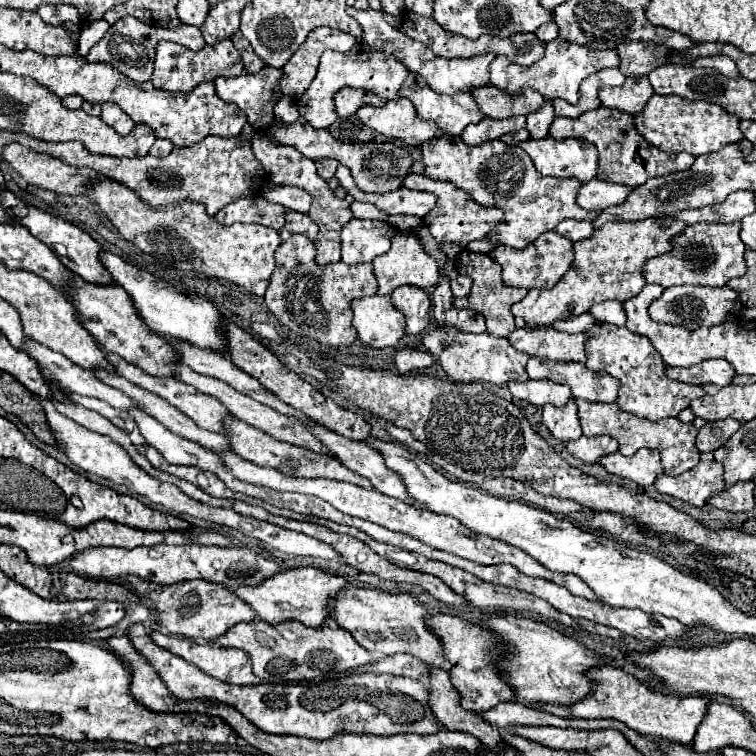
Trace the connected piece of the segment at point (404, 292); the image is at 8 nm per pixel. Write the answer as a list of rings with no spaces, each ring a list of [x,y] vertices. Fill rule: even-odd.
[[[401,286],[393,290],[391,304],[403,312],[407,320],[407,334],[421,334],[429,326],[429,310],[431,300],[425,290],[415,286]]]

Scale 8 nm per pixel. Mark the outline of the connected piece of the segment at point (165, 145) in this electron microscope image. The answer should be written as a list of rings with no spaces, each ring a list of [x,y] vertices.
[[[157,140],[157,142],[151,146],[149,154],[151,154],[151,156],[167,156],[171,150],[173,150],[173,144],[171,144],[169,140]]]

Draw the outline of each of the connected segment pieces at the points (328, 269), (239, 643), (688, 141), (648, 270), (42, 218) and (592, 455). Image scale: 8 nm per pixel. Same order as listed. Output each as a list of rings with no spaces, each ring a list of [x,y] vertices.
[[[293,236],[285,240],[275,252],[275,272],[267,288],[267,308],[271,314],[293,334],[313,340],[327,348],[347,348],[355,342],[357,332],[351,324],[351,300],[373,296],[377,292],[377,280],[371,264],[347,266],[335,262],[329,266],[315,264],[313,242],[305,236]]]
[[[255,620],[249,624],[235,624],[221,638],[215,640],[223,648],[241,648],[249,654],[253,664],[253,674],[263,682],[281,684],[283,682],[303,682],[315,680],[315,676],[323,676],[329,672],[351,672],[357,666],[369,664],[375,660],[371,652],[361,648],[355,638],[331,624],[323,624],[319,628],[311,628],[299,624],[297,620],[285,620],[283,624],[267,624],[263,620]]]
[[[655,94],[643,112],[635,116],[637,130],[647,138],[651,146],[661,148],[663,152],[687,152],[693,156],[711,154],[719,148],[739,142],[743,138],[739,130],[739,118],[723,112],[723,108],[705,102],[691,102],[679,96],[659,96]]]
[[[741,222],[735,224],[695,224],[689,226],[683,234],[673,238],[673,250],[667,254],[661,254],[657,258],[647,260],[643,268],[643,276],[647,282],[659,284],[663,288],[669,286],[681,286],[681,284],[693,284],[693,286],[725,286],[731,278],[743,276],[745,266],[745,244],[739,238]]]
[[[29,206],[29,216],[27,218],[19,218],[19,224],[27,226],[29,232],[33,236],[37,236],[49,248],[53,248],[55,244],[61,244],[65,248],[65,254],[57,254],[59,260],[63,260],[63,264],[67,264],[67,268],[71,268],[71,272],[75,272],[83,280],[87,280],[91,284],[111,284],[113,282],[111,280],[111,274],[107,274],[107,270],[99,262],[101,246],[87,232],[79,230],[75,224],[65,222],[63,218],[57,218],[57,216],[49,214],[49,212],[41,212],[35,206]]]
[[[581,436],[577,440],[571,440],[565,444],[567,450],[583,460],[585,464],[593,464],[597,462],[601,456],[607,456],[607,454],[613,454],[617,450],[617,440],[613,440],[611,436],[599,436],[599,438],[587,438],[587,436]]]

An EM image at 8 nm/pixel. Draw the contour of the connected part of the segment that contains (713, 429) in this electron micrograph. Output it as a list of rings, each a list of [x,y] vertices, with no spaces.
[[[731,418],[705,424],[697,434],[697,450],[699,452],[715,452],[731,438],[731,434],[735,434],[739,430],[739,426],[741,424]]]

